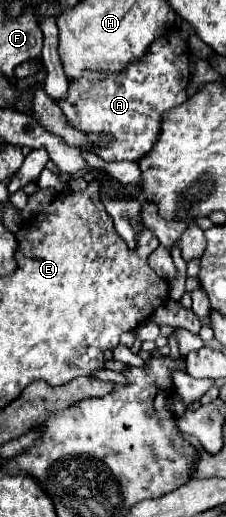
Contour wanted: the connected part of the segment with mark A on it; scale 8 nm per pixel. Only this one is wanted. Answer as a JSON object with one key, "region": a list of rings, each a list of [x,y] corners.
{"region":[[[167,33],[159,39],[155,39],[149,47],[149,55],[143,55],[137,63],[135,69],[125,69],[121,75],[99,75],[99,73],[85,73],[83,79],[71,83],[69,87],[69,97],[65,101],[59,101],[59,107],[67,115],[69,123],[87,133],[111,133],[113,135],[113,145],[105,149],[91,149],[95,151],[101,159],[105,161],[139,161],[145,157],[155,141],[159,139],[161,133],[161,123],[163,117],[169,109],[181,105],[187,101],[187,85],[189,85],[189,43],[179,35],[179,33]]]}

